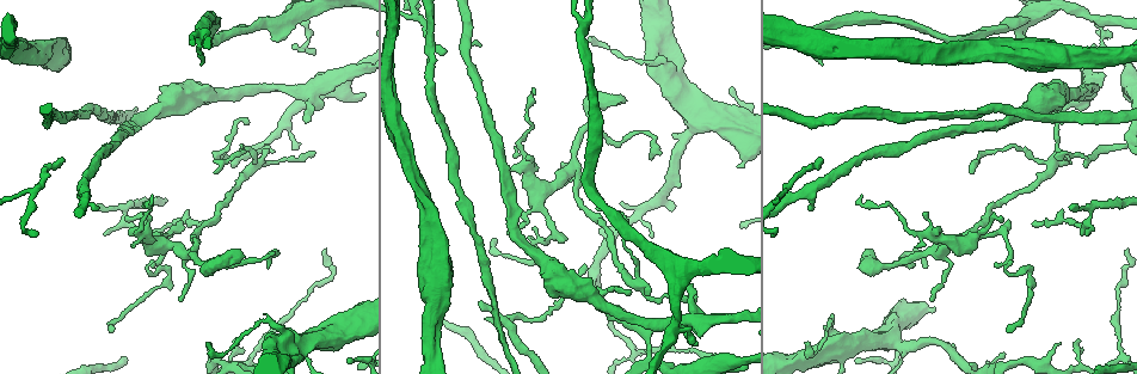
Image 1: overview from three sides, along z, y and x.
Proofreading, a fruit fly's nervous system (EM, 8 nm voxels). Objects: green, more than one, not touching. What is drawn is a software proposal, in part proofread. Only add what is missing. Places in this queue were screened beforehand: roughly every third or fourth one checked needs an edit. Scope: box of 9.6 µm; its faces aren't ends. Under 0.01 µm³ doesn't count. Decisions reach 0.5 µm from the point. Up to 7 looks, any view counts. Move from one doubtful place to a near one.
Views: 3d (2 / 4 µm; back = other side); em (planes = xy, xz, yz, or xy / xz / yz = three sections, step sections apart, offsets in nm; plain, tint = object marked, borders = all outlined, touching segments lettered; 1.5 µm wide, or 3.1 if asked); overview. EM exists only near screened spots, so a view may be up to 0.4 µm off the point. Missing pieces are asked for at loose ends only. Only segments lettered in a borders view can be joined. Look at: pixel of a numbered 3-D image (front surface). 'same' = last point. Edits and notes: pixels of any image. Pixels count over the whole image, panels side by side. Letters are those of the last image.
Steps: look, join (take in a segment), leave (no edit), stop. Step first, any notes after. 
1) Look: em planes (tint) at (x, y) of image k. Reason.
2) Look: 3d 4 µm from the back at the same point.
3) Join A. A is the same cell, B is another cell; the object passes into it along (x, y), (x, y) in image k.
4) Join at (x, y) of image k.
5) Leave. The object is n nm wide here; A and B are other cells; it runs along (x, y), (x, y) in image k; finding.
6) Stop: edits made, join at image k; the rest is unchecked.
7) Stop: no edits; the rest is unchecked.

Look: 3d 2 µm at (487, 319) of image 1.

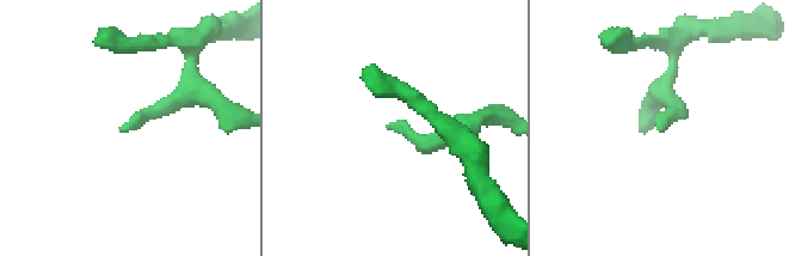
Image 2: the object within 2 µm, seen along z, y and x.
Look: em planes (borders) at (389, 129) of image 2. Now the EM.

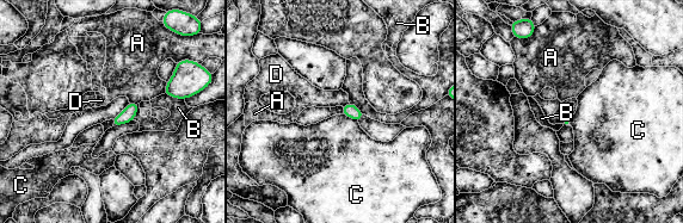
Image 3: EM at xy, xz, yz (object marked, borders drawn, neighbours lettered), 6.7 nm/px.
Leave. A, B, C and D are other cells; no lettered segment goes on from it.

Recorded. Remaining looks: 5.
Look: em planes (borders) at (655, 248) of image 1. Thick end.

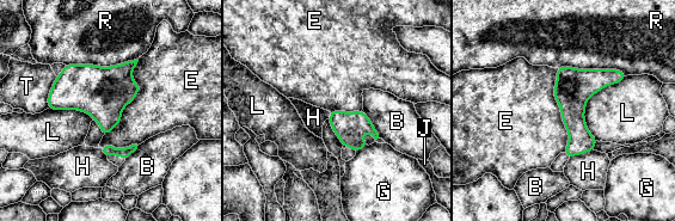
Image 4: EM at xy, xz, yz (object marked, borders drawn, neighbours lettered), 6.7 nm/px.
Leave. The object is 260 nm wide here; B, E, G, H, J, L, R and T are other cells; a border runs along (137, 59), (140, 91), (103, 136) in image 4; none of them fits.

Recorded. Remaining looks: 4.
Look: 3d 2 µm at (443, 230) of image 1. Thick end.

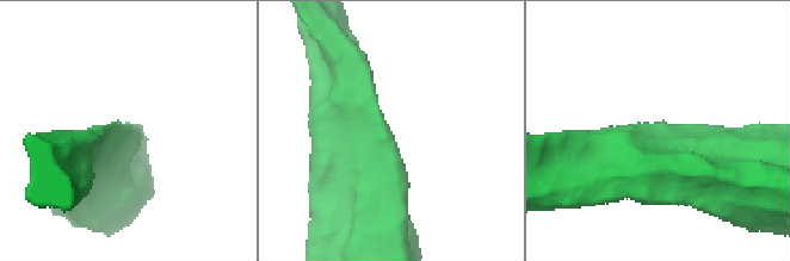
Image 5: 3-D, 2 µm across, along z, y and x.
Look: em planes (borders) at (116, 127) of image 5. Shape alone is not enough.

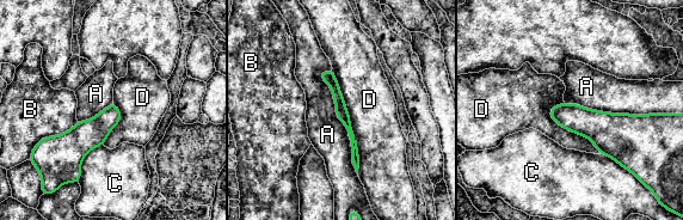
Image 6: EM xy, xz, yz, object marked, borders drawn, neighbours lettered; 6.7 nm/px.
Leave. A, B, C and D are other cells; a border runs along (324, 69), (357, 173) in image 6; none of them fits.

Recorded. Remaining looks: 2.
Stop: no edits; the rest is unchecked.

